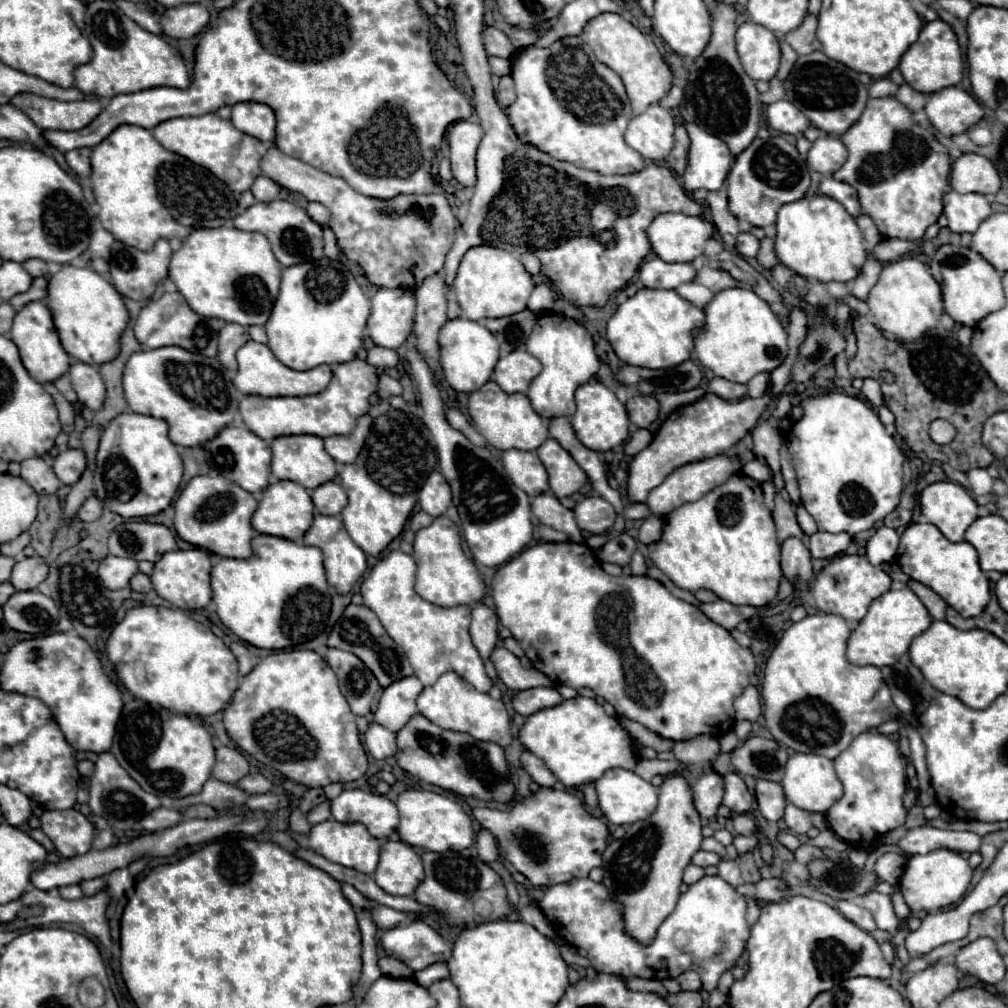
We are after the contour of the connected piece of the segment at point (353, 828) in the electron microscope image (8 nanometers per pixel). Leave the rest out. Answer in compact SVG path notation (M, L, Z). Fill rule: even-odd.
M335 820L315 824L309 832L307 844L309 844L311 850L325 856L327 860L341 864L341 866L347 866L347 868L353 868L353 870L363 872L363 874L373 874L379 866L381 844L379 844L377 838L373 838L367 832L367 828L363 824L341 824L341 822L335 822Z

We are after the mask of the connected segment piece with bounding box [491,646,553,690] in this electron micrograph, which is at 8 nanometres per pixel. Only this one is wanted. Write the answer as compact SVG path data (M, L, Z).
M503 646L493 650L491 660L495 664L499 680L511 690L529 690L529 688L537 688L537 686L553 686L553 682L543 672L539 672L535 668L529 668L529 670L523 668L519 658Z

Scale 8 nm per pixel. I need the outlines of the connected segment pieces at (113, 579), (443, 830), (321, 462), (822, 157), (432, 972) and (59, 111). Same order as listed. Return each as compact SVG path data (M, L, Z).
M107 556L99 566L99 578L109 590L121 590L129 586L133 574L137 574L137 560Z
M405 790L399 794L395 804L399 808L397 834L405 844L431 852L459 852L473 844L475 834L471 828L471 818L449 796L429 790Z
M309 434L281 436L281 438L273 440L271 448L273 448L273 458L275 458L275 466L271 462L271 472L275 472L275 476L279 480L291 480L291 482L305 486L307 490L315 490L321 484L335 480L335 476L337 476L337 464L327 454L327 450L323 446L323 438L319 438L319 436L309 436Z
M821 136L813 142L809 156L807 156L807 166L815 172L821 174L833 174L843 166L847 160L847 148L843 146L839 136Z
M437 962L425 970L415 972L415 982L419 982L423 988L429 988L433 982L443 980L443 978L449 978L449 968L445 962Z
M17 94L11 104L23 110L41 130L81 130L103 110L99 100L61 102L37 94Z

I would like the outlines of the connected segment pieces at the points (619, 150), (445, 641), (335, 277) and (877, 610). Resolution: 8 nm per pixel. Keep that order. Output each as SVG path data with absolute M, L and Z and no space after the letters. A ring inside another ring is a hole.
M567 36L549 48L529 46L513 64L511 76L515 82L517 100L507 108L507 116L521 140L537 146L541 152L557 160L565 160L579 168L595 170L601 174L633 174L645 168L643 156L637 150L631 150L623 140L625 128L633 118L631 104L627 100L621 102L621 98L605 82L603 76L613 76L613 72L609 72L609 68L595 58L591 46L581 38Z
M393 550L387 558L383 558L369 574L369 578L361 584L361 596L367 608L371 608L387 634L403 646L415 676L421 680L423 686L433 686L437 678L445 672L457 672L463 680L471 682L479 692L489 692L493 680L487 676L483 660L479 658L471 636L471 610L467 606L455 608L441 608L423 600L415 590L415 560L413 556Z
M323 258L323 262L307 262L307 264L299 264L299 266L289 266L283 270L283 278L281 278L281 290L279 290L279 298L275 300L275 306L273 306L273 312L271 312L271 318L267 320L265 324L265 330L267 330L267 338L269 338L269 344L271 346L271 352L285 364L285 366L291 366L293 370L311 370L315 366L321 366L321 364L343 364L343 362L351 362L357 358L357 352L363 348L363 330L365 330L365 324L367 324L367 318L371 314L371 304L369 304L369 298L361 292L359 284L355 282L353 274L337 260L329 260L329 258Z
M911 588L889 590L871 604L867 616L851 632L851 638L847 642L847 660L855 666L893 666L909 650L913 638L927 630L931 622L933 620L927 614L927 608L923 602L919 602L917 594Z

